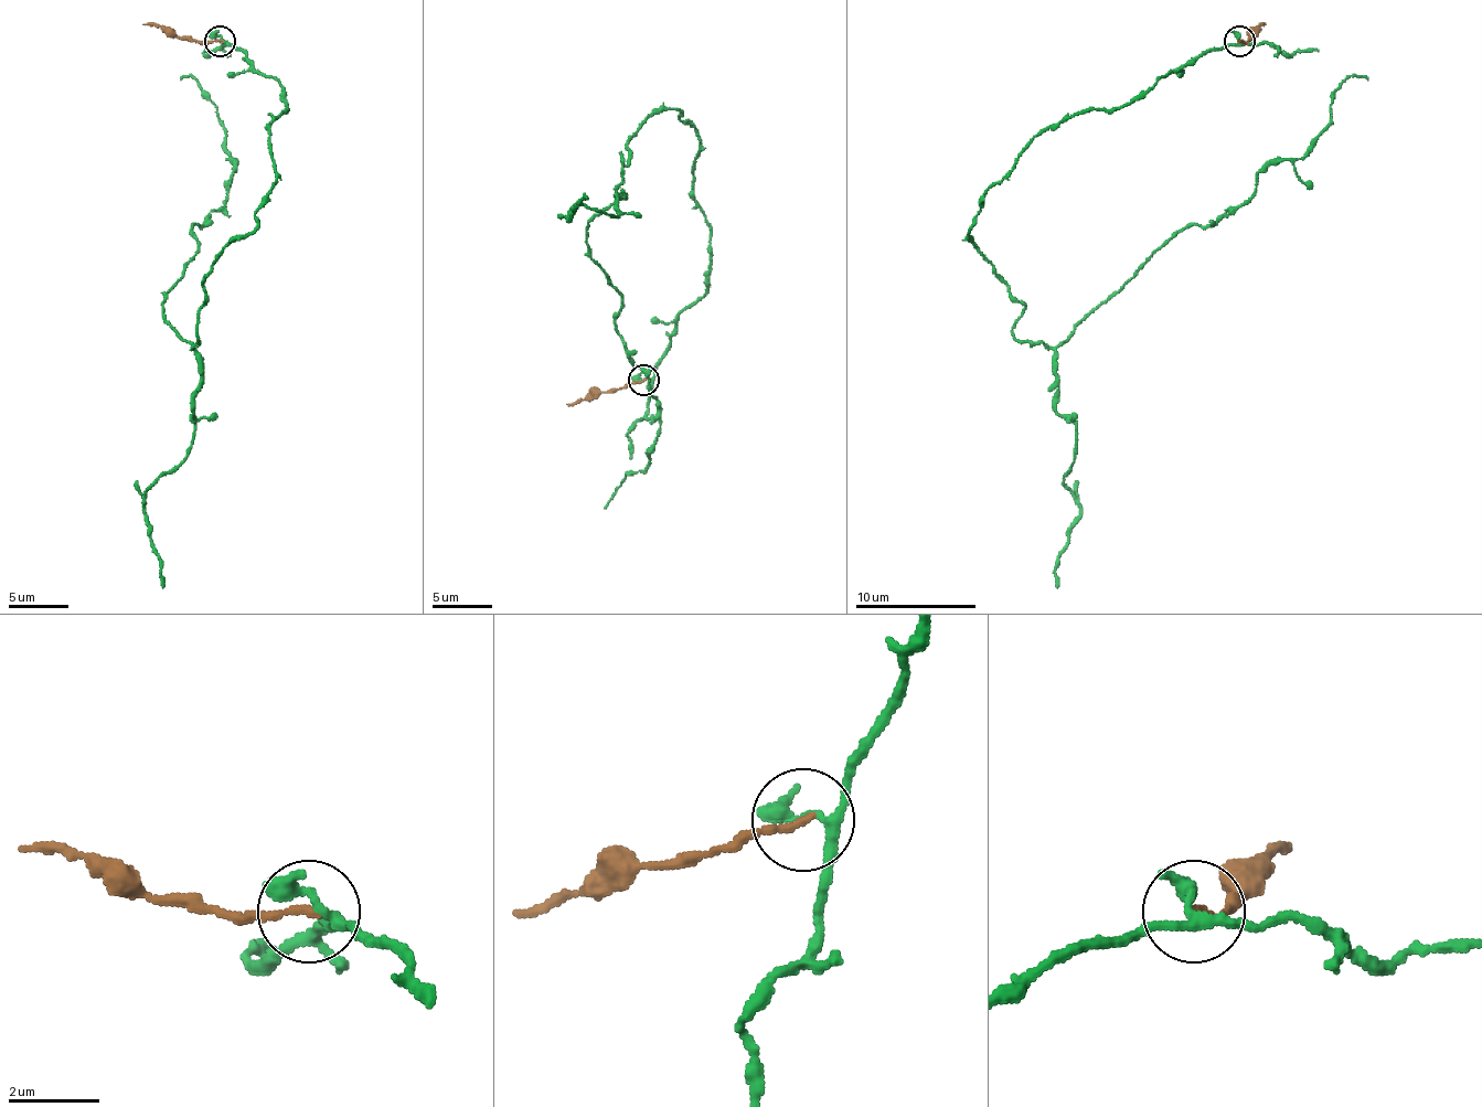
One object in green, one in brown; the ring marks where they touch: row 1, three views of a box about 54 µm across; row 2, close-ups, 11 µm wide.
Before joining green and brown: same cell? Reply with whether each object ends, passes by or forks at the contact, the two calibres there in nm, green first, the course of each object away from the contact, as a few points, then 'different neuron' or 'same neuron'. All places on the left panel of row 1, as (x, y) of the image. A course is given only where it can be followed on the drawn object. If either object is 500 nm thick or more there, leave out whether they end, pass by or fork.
green forks | brown ends | 190/170 nm | green via (222, 42), (285, 110), (192, 346), (161, 304), (237, 159), (180, 81) | brown via (219, 42), (168, 35), (144, 23) | different neuron

